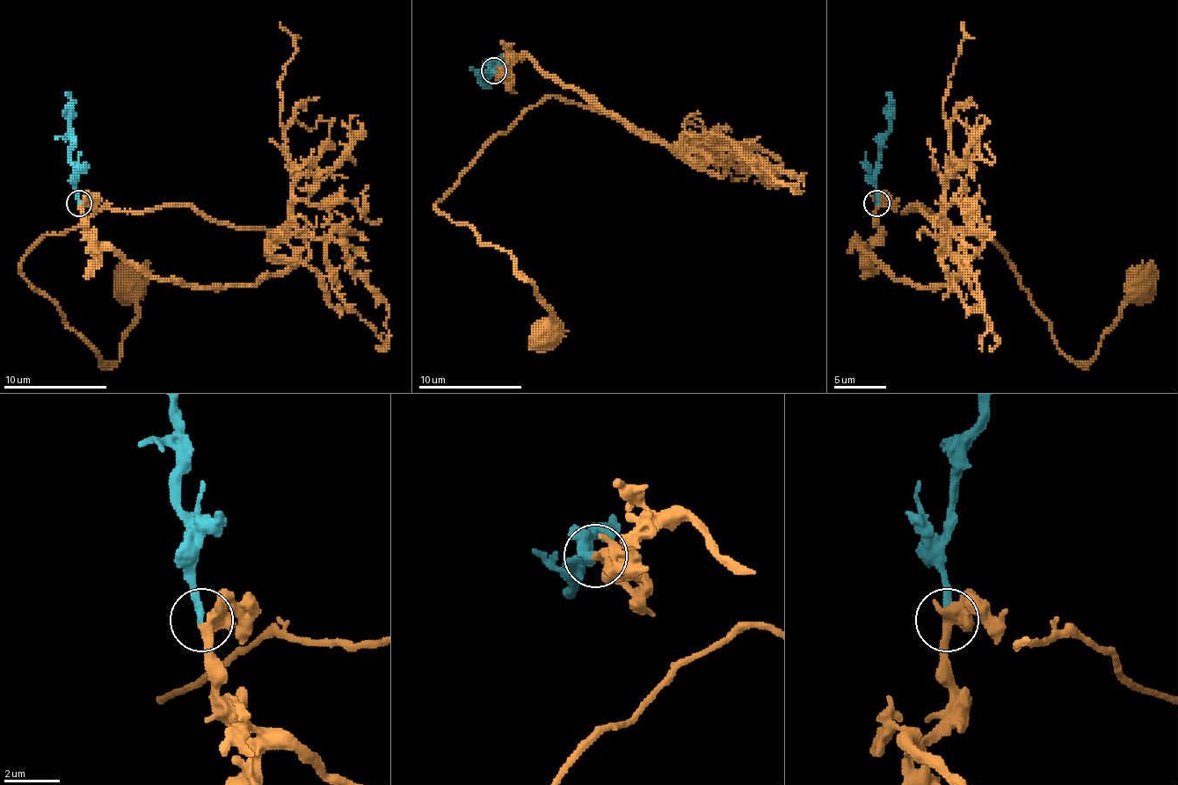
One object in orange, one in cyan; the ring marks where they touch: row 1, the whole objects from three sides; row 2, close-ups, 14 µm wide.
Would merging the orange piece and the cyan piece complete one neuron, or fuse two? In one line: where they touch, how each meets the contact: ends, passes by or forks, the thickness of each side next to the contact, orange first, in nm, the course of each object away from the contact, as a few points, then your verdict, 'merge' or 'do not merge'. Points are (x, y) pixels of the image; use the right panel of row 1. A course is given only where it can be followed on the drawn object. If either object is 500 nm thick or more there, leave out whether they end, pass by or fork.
(876, 203) | orange passes by | cyan ends | 360/280 nm | orange via (876, 204), (894, 279), (982, 240), (927, 208), (1075, 361), (1152, 260) | cyan via (876, 204), (878, 139), (889, 128), (889, 92) | merge

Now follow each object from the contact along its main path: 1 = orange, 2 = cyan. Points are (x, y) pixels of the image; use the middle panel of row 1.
1: (493, 69), (529, 56), (723, 168), (553, 96), (501, 132), (436, 204), (534, 285), (553, 313), (540, 346)
2: (493, 69), (485, 72), (485, 83), (480, 83)

